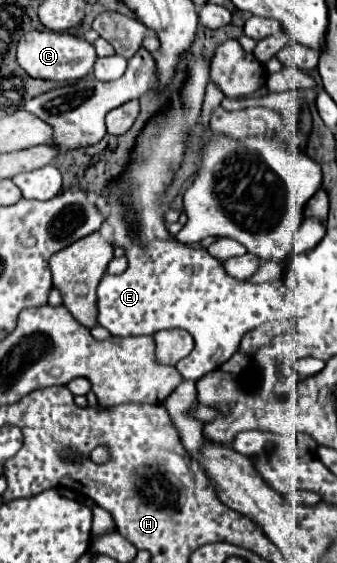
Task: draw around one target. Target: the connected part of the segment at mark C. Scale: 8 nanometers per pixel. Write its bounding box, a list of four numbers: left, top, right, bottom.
[17,30,97,82]

